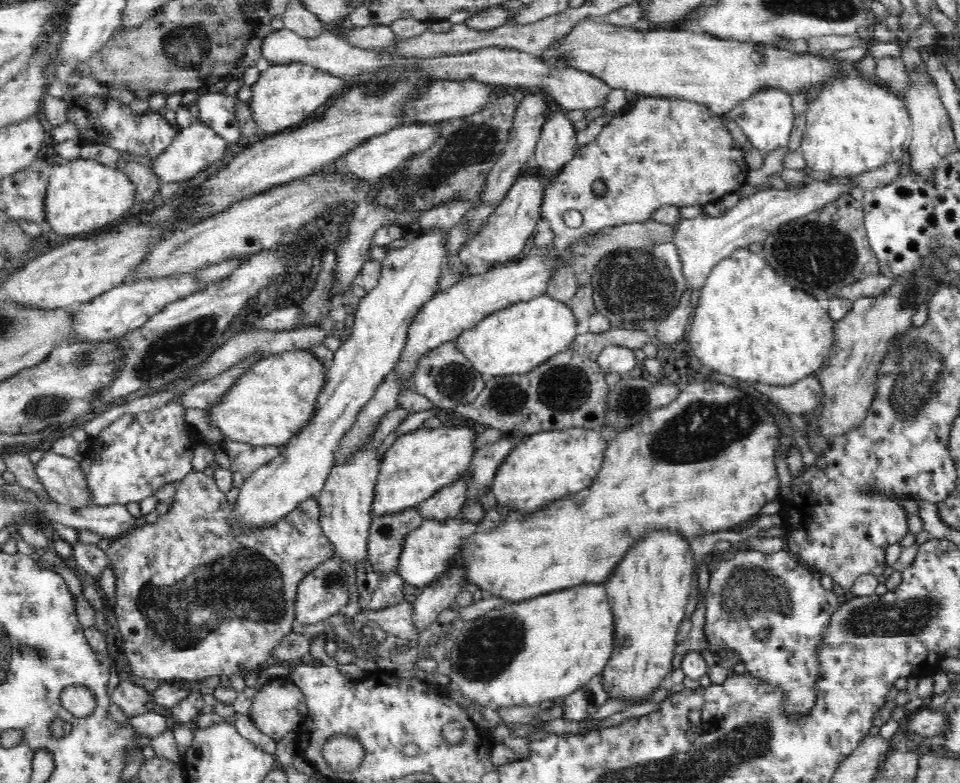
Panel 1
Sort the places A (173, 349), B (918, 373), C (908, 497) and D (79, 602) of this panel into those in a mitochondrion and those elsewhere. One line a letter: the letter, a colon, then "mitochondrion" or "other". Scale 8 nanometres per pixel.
A: mitochondrion
B: mitochondrion
C: other
D: other

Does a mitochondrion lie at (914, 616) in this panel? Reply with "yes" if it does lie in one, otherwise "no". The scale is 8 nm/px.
yes

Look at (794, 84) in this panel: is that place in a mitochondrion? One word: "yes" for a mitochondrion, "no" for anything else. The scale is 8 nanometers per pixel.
no

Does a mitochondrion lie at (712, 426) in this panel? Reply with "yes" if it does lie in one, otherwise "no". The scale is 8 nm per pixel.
yes

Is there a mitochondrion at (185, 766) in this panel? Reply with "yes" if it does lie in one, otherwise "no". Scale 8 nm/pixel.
no

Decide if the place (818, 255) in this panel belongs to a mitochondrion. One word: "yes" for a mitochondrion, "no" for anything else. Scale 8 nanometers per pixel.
yes

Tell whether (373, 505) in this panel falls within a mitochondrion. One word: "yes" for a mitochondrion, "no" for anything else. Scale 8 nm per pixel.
no

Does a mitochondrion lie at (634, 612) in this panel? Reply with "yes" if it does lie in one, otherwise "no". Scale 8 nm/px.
no

